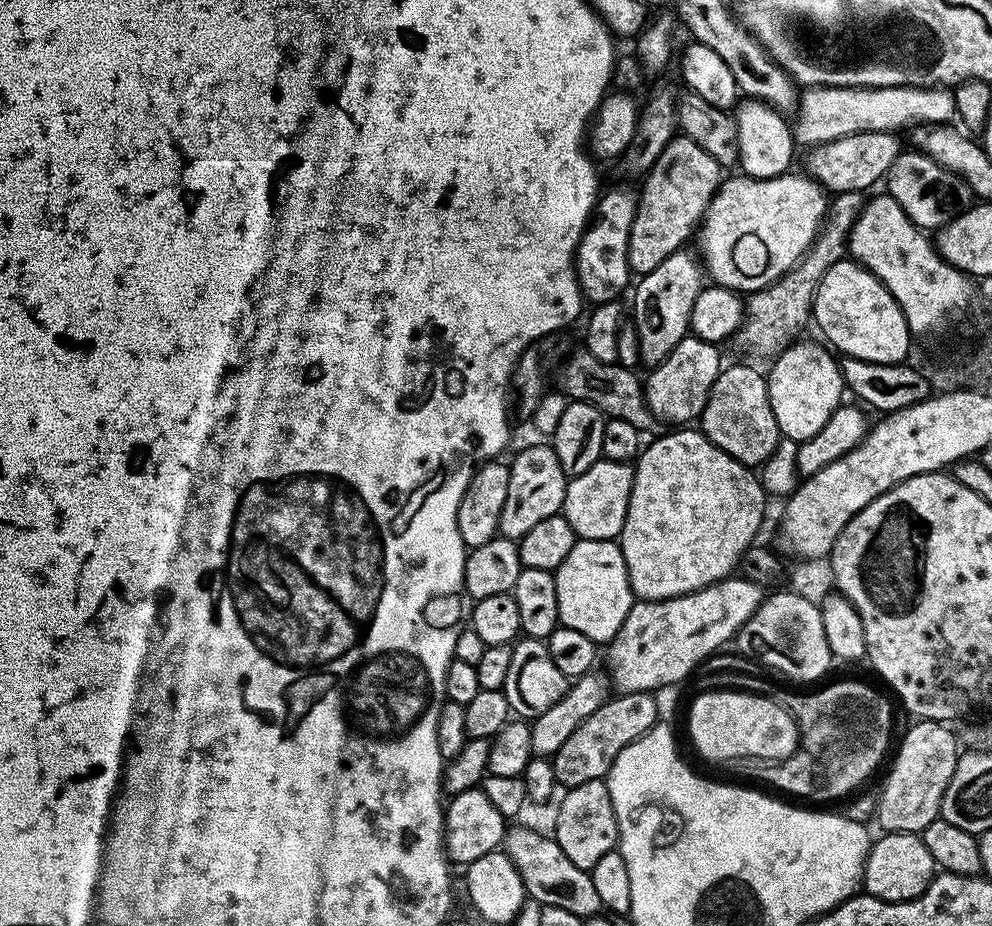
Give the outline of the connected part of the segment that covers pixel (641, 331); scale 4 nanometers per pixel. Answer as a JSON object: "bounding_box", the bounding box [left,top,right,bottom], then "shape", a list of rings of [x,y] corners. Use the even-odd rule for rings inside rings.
{"bounding_box":[632,250,702,370],"shape":[[[681,250],[670,254],[662,266],[650,270],[635,281],[636,293],[633,294],[632,316],[636,319],[636,336],[640,339],[640,360],[645,369],[651,370],[661,364],[672,353],[674,346],[689,335],[692,323],[692,307],[698,298],[702,281],[702,268]]]}

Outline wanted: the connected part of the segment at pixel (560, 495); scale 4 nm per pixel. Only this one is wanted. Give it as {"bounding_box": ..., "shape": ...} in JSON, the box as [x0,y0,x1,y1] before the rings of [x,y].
{"bounding_box":[499,443,568,541],"shape":[[[547,443],[532,444],[524,448],[513,460],[508,469],[510,486],[506,490],[506,506],[502,506],[499,535],[509,540],[519,541],[542,518],[557,515],[564,507],[564,491],[568,480],[558,462],[558,454]]]}

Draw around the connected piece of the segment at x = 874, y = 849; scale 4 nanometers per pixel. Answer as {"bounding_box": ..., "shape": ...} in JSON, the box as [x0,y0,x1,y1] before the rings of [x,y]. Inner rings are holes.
{"bounding_box":[862,832,938,904],"shape":[[[889,832],[868,849],[868,861],[864,863],[862,888],[867,895],[897,904],[903,900],[918,898],[928,889],[938,865],[926,850],[923,839],[911,832]]]}

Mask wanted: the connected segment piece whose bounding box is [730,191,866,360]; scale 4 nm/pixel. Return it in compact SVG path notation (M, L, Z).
M858 191L839 192L829 201L820 231L799 264L775 283L760 288L747 297L744 318L730 342L734 353L752 360L770 360L784 352L801 335L800 330L810 322L817 287L826 270L845 257L848 233L865 202L865 195Z

